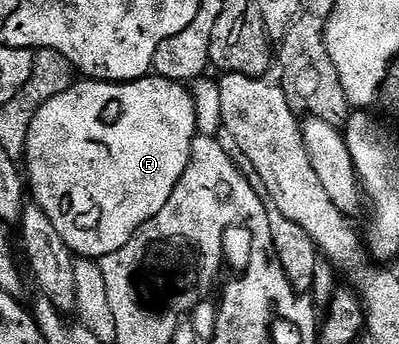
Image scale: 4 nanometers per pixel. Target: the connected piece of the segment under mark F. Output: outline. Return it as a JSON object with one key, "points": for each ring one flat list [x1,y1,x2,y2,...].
{"points":[[145,77,135,79,133,83,105,83,103,81,76,81,73,82,66,93,58,93,58,97,50,97,38,113,34,113,34,121,30,121,30,133,26,141,24,159,26,160,26,183,30,188,30,195,34,198,35,206,40,207,50,217,54,229,58,229,62,241,72,250,73,256,81,259,94,259,99,261,107,254,115,253,126,245,134,233,138,233,142,225,157,218,166,201,174,193,182,173,186,173,186,165,190,161,192,141,196,138,196,110,192,100,192,92,183,83,175,83,173,79,161,79,159,77]]}

